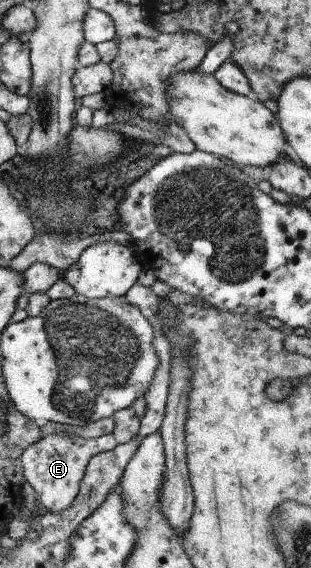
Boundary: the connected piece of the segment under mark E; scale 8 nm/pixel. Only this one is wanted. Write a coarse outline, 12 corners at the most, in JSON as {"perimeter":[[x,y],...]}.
{"perimeter":[[113,434],[49,435],[19,459],[41,513],[79,496],[89,462]]}

